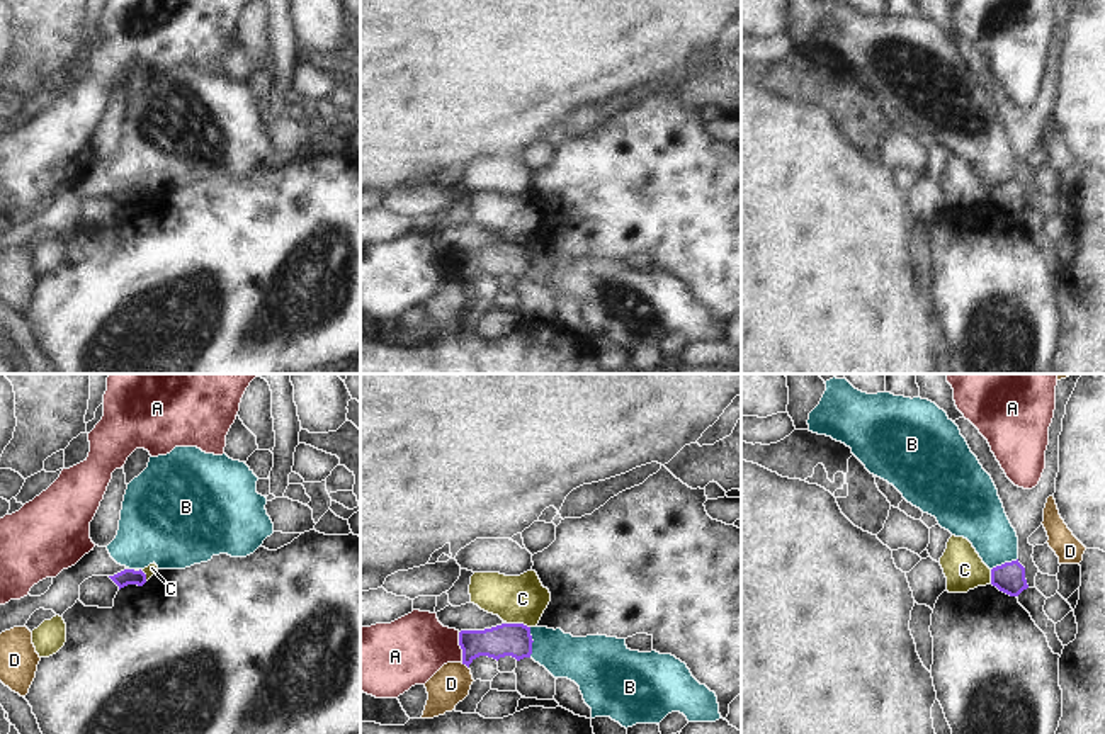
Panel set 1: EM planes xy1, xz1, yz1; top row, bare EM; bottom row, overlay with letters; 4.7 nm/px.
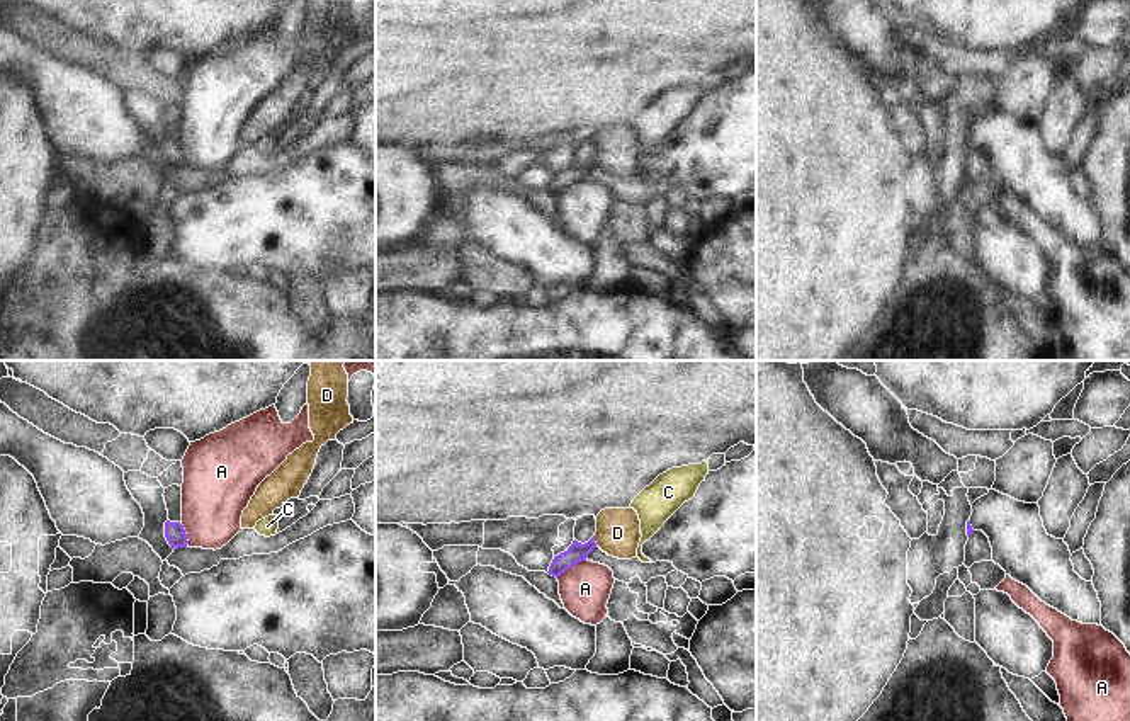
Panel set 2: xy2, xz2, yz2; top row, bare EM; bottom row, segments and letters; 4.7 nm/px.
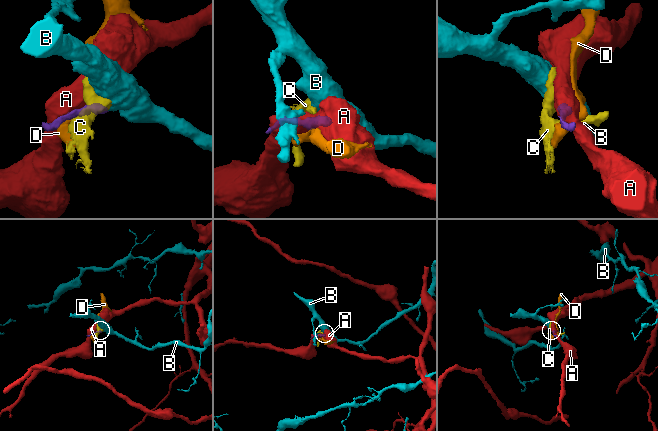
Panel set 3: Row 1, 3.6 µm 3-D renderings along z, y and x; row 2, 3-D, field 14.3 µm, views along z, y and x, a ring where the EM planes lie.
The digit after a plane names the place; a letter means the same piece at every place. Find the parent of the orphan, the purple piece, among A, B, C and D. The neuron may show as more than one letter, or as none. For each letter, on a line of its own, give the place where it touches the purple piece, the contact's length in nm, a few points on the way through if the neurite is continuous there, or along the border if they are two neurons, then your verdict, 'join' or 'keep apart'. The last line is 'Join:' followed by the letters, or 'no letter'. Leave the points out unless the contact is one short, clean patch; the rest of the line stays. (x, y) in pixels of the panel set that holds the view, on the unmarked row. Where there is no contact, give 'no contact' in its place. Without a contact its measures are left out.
A: meets purple in xz1 at (461, 267); contact 150 nm long; keep apart
B: meets purple in xz1 at (532, 260); contact 140 nm long; border along xz1 (529, 247), (532, 260), (531, 276); keep apart
C: meets purple in xz1 at (519, 243); contact 110 nm long; keep apart
D: meets purple in xz2 at (593, 160); contact 50 nm long; keep apart
Join: no letter

